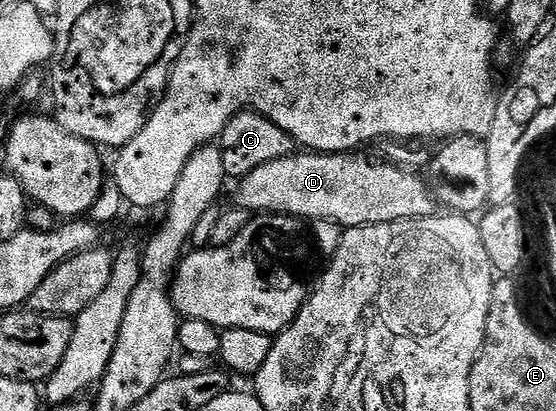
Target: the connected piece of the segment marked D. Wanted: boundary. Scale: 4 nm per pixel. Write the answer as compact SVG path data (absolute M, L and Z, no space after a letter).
M297 151L295 153L290 154L289 157L283 157L282 159L274 159L274 163L262 163L262 167L254 167L254 171L250 171L245 177L239 178L238 184L240 185L236 189L236 201L235 204L239 206L241 209L247 209L256 215L287 215L289 217L294 217L297 219L305 219L304 217L309 217L312 223L317 221L332 221L334 224L343 227L344 229L353 229L354 227L362 227L363 225L377 225L378 223L390 223L391 221L405 221L406 219L410 219L411 217L430 217L433 216L437 212L438 202L429 186L426 184L425 178L424 181L419 177L416 173L411 173L408 169L399 169L396 165L387 165L384 161L371 161L368 157L356 157L360 155L353 155L351 152L346 153L318 153L315 151Z

